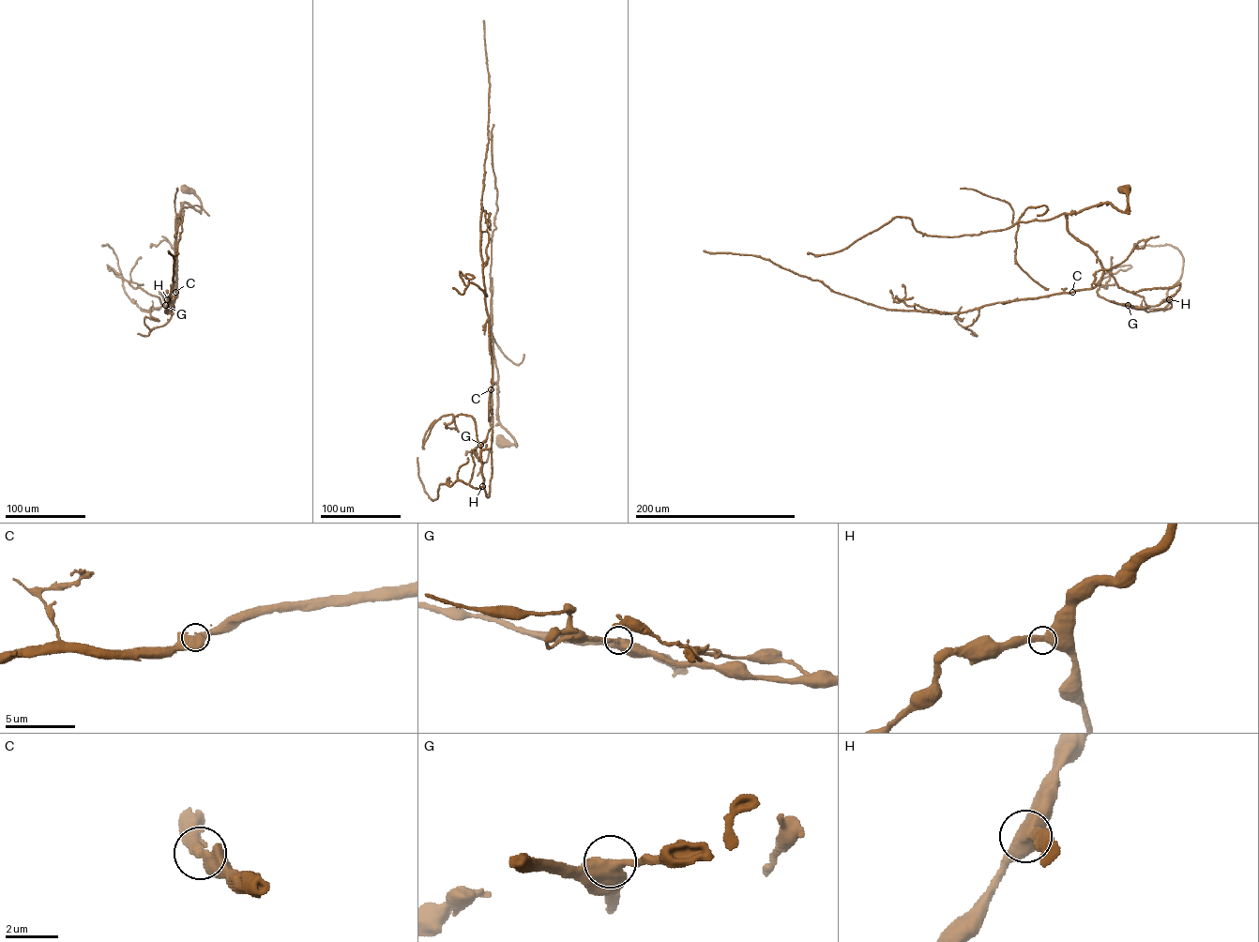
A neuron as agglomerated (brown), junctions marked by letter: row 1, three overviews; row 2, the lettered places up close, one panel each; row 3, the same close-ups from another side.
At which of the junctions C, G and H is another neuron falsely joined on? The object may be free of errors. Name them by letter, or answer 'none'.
none

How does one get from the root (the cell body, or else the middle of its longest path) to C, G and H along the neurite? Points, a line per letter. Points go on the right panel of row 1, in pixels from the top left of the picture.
C: (1123, 189), (1125, 211), (1105, 203), (1066, 216), (1068, 231), (1091, 250), (1103, 269), (1099, 283), (1072, 292)
G: (1123, 189), (1125, 211), (1105, 203), (1066, 217), (1068, 231), (1119, 287), (1180, 283), (1159, 304), (1128, 305)
H: (1123, 189), (1125, 211), (1090, 206), (1067, 215), (1068, 231), (1119, 287), (1180, 283), (1169, 299)

